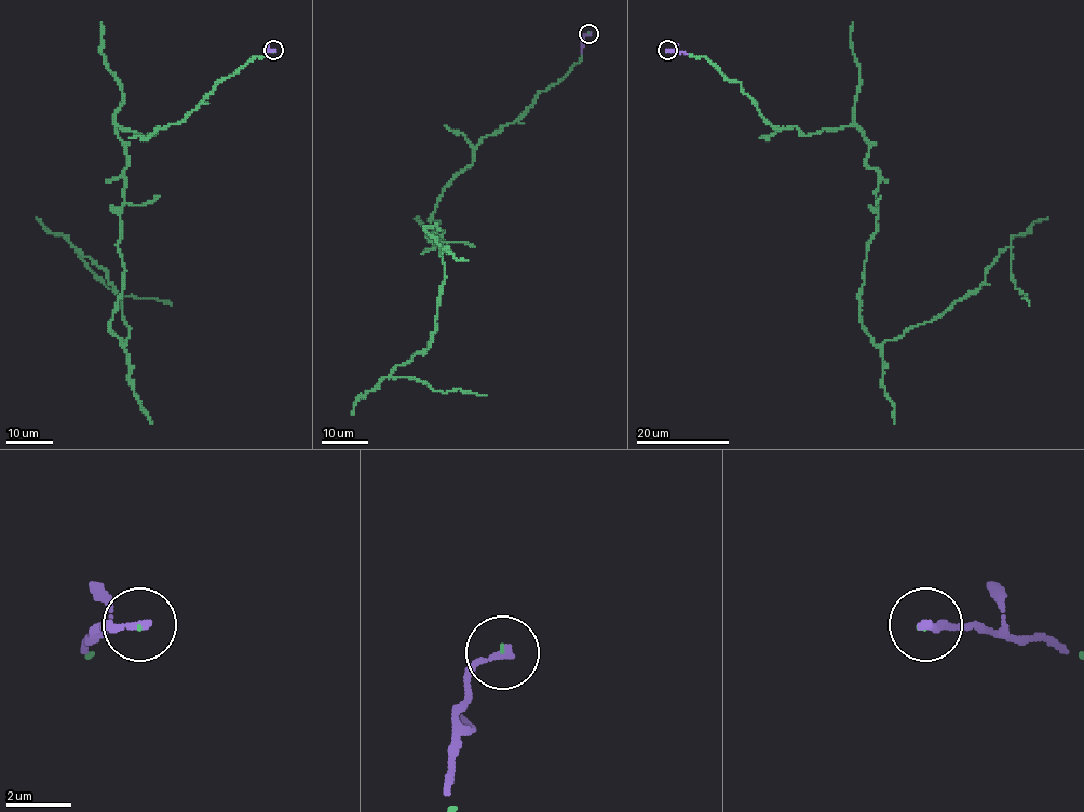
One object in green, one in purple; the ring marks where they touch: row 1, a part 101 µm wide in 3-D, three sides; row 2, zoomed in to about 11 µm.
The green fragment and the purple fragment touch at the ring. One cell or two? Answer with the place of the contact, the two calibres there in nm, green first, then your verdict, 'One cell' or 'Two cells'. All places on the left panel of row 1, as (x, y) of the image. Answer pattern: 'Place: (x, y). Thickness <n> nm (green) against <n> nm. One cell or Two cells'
Place: (273, 50). Thickness 40 nm (green) against 240 nm. One cell

